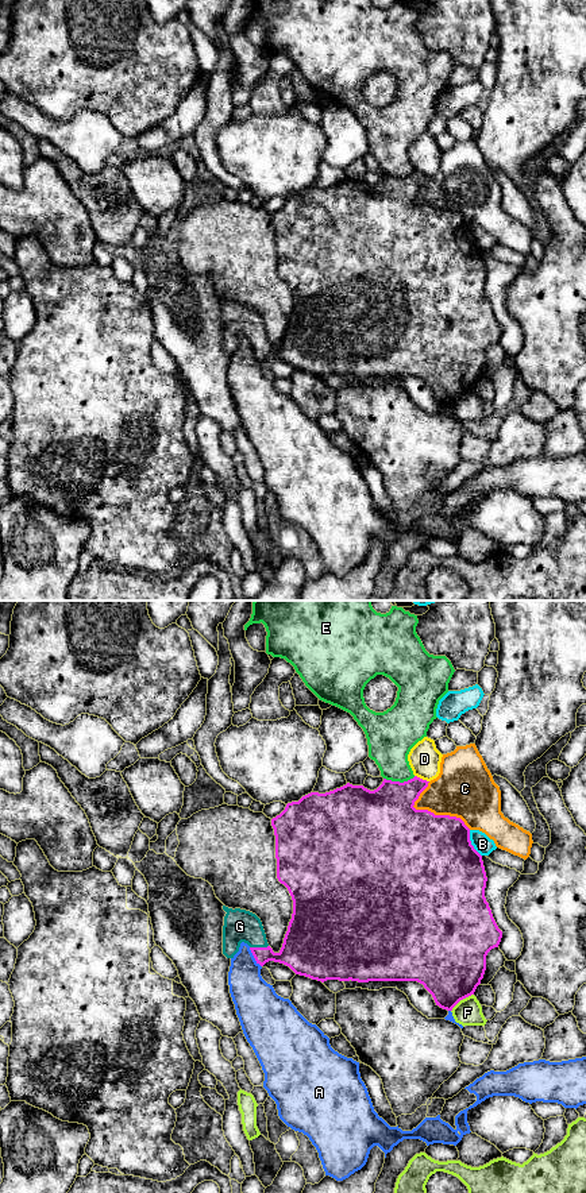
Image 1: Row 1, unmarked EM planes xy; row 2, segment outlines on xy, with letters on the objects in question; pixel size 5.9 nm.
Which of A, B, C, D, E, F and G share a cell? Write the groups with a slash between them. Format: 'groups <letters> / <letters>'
groups A / B / C / D / E / F / G

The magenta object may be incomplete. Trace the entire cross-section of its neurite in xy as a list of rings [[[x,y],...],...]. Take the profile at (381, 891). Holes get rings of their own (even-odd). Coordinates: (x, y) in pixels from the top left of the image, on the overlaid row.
[[[417,776],[404,783],[383,779],[382,784],[374,791],[363,785],[347,783],[334,791],[325,794],[311,792],[298,802],[288,803],[285,810],[271,819],[275,835],[277,879],[288,888],[293,900],[293,914],[282,947],[278,953],[273,951],[267,943],[262,922],[255,914],[223,906],[223,910],[227,912],[223,926],[223,954],[227,958],[234,958],[239,951],[240,943],[244,942],[250,946],[257,964],[261,966],[269,961],[279,962],[289,966],[296,974],[321,982],[327,980],[351,980],[358,982],[417,981],[432,995],[436,1005],[447,1011],[452,1011],[460,1000],[474,995],[486,970],[486,955],[491,949],[498,947],[502,931],[498,928],[485,897],[487,877],[482,856],[471,845],[470,829],[460,818],[435,815],[428,810],[416,810],[413,807],[420,794],[428,787],[428,783]]]

